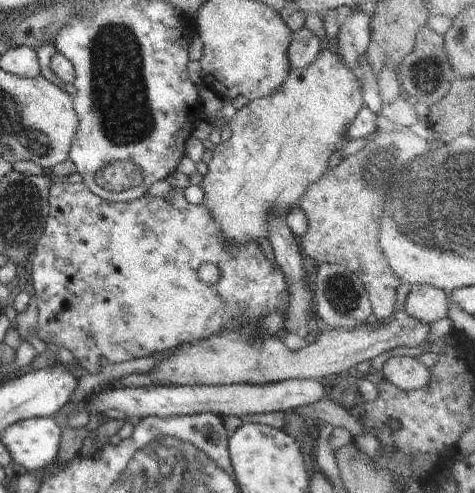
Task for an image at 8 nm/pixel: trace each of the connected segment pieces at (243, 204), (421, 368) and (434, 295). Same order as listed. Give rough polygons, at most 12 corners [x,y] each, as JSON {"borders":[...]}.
{"borders":[[[320,48],[228,120],[200,185],[226,240],[268,237],[366,106]],[[392,356],[380,376],[404,391],[425,388],[430,369]],[[430,284],[408,292],[405,314],[432,325],[448,315],[450,297]]]}

